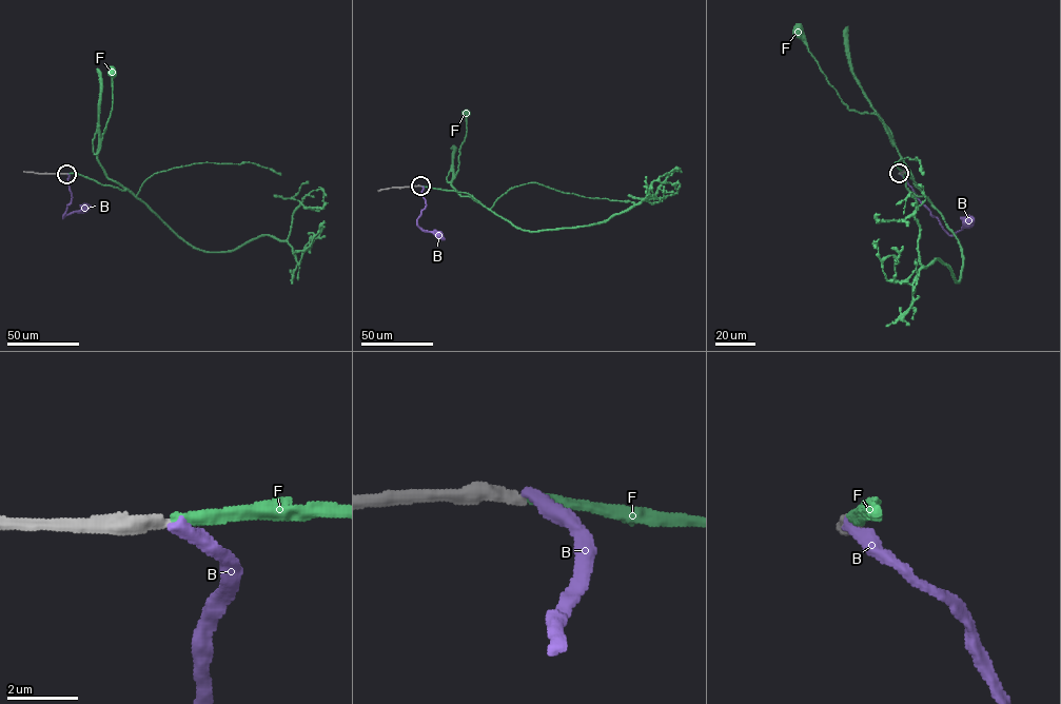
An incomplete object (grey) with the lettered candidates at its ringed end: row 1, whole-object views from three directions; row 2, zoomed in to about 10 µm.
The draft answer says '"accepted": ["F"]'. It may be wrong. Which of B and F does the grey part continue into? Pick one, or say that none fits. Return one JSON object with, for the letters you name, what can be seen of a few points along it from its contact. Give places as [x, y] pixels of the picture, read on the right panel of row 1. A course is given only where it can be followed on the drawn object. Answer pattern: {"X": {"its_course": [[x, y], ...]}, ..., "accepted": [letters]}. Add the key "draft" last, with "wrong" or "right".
{"F": {"its_course": [[899, 173], [909, 191], [923, 195], [883, 121], [875, 114], [849, 110], [798, 32]]}, "accepted": ["F"], "draft": "right"}

